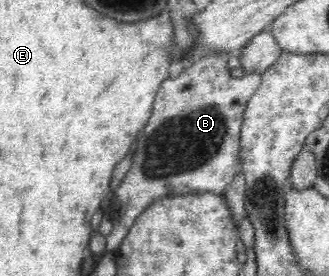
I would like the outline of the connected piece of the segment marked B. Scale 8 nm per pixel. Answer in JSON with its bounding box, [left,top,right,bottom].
[103,50,260,252]

